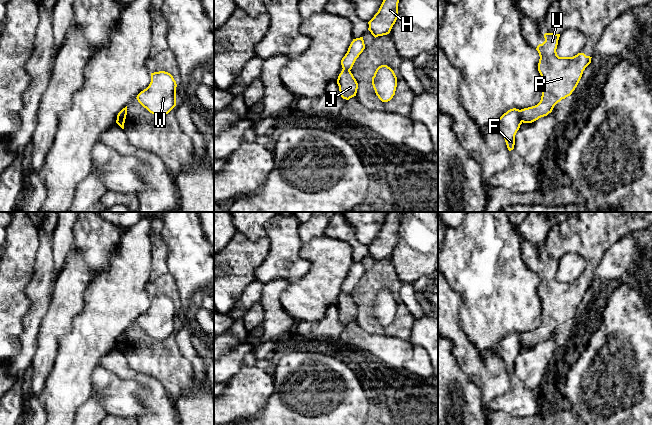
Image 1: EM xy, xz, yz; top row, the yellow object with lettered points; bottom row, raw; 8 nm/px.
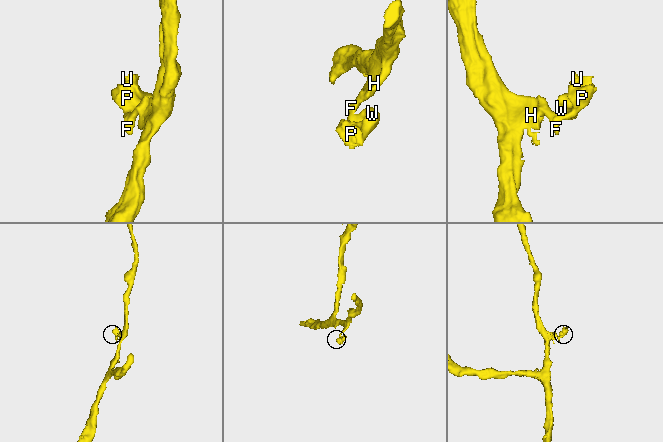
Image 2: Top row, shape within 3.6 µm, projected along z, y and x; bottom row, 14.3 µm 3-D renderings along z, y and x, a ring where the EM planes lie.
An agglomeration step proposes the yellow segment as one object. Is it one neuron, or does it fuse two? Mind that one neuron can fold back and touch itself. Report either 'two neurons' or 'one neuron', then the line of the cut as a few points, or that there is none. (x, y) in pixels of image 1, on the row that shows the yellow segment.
two neurons; cut yz (519, 110), (519, 118), (522, 121)

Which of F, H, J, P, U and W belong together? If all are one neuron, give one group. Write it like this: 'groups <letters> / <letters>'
groups F H / J P U W

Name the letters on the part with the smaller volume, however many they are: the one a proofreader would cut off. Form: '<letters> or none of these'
J, P, U, W

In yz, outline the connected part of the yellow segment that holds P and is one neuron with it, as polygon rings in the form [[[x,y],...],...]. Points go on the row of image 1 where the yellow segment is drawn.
[[[545,33],[545,41],[536,48],[540,56],[538,71],[542,96],[537,105],[520,110],[519,117],[523,123],[532,123],[551,113],[558,102],[572,94],[583,71],[591,63],[592,57],[584,53],[559,57],[556,52],[559,37],[560,34]]]

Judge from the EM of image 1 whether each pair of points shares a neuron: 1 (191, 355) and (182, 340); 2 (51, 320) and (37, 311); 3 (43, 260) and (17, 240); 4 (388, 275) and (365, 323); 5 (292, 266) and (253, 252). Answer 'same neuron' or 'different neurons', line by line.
1: same neuron
2: different neurons
3: different neurons
4: same neuron
5: different neurons

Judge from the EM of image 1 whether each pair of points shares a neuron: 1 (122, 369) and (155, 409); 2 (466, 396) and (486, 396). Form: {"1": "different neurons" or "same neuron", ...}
{"1": "same neuron", "2": "different neurons"}

